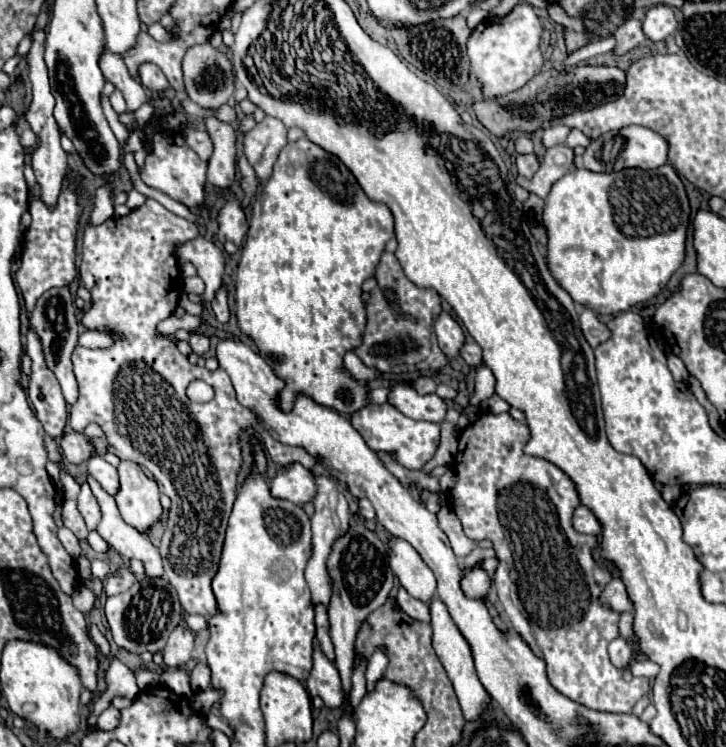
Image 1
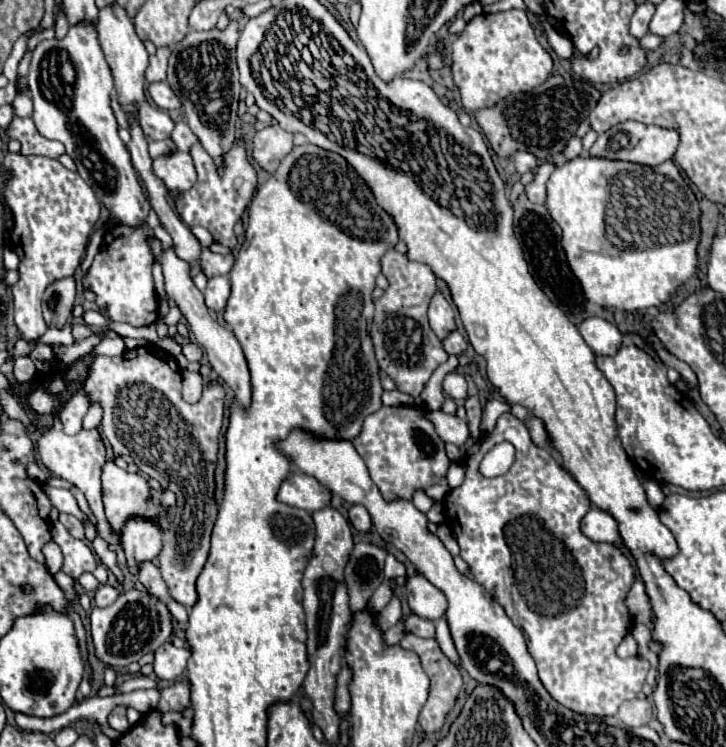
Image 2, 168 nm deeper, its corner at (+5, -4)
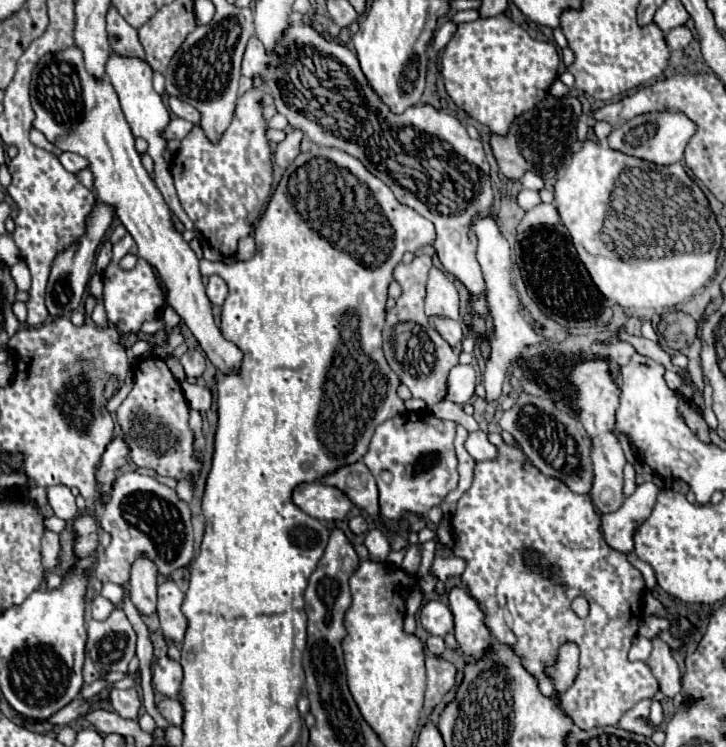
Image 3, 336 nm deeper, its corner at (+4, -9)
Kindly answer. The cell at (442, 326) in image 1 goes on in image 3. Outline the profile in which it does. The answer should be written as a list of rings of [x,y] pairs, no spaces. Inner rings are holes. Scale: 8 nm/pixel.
[[[436,267],[430,269],[428,295],[426,295],[426,315],[458,319],[458,293],[452,281]]]

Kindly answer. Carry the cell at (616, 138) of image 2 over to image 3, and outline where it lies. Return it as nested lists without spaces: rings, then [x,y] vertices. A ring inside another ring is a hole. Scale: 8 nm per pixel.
[[[648,113],[648,115],[640,115],[634,117],[630,121],[626,121],[622,127],[612,129],[612,133],[608,135],[608,147],[620,153],[626,153],[630,157],[638,157],[656,165],[672,165],[682,161],[684,157],[684,147],[690,141],[690,137],[694,135],[696,127],[694,123],[690,123],[690,119],[686,119],[686,115],[682,113]]]

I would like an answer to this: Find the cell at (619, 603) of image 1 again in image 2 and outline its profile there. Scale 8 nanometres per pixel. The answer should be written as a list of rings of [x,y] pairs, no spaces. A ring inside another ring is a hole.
[[[639,578],[627,594],[627,608],[633,614],[635,622],[641,622],[641,624],[653,622],[653,610],[649,610],[649,596],[645,594],[645,584]]]

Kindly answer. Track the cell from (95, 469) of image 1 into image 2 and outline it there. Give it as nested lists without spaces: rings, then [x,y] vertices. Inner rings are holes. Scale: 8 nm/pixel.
[[[107,462],[103,466],[103,504],[105,504],[105,518],[111,526],[111,530],[115,534],[121,534],[125,522],[129,518],[145,518],[145,520],[151,520],[155,522],[161,530],[167,530],[169,528],[169,522],[171,522],[171,516],[169,516],[169,508],[163,506],[157,498],[153,498],[151,494],[151,486],[149,486],[149,478],[141,476],[141,474],[133,474],[133,472],[127,472],[123,468],[119,468],[115,462]]]

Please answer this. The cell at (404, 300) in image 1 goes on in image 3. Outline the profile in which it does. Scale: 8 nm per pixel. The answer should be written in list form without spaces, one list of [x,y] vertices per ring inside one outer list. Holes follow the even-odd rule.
[[[416,255],[412,263],[398,263],[394,269],[394,279],[402,287],[402,295],[398,297],[396,305],[386,311],[386,325],[382,331],[384,337],[384,357],[392,371],[400,377],[400,381],[412,391],[414,397],[434,405],[444,399],[446,395],[446,377],[448,371],[458,365],[458,355],[454,349],[438,335],[438,331],[428,325],[424,313],[424,299],[426,299],[426,281],[428,271],[432,267],[430,255]]]

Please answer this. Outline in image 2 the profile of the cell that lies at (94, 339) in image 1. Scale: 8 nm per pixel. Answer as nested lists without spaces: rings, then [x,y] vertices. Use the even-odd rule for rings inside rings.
[[[121,336],[117,338],[105,338],[99,346],[93,348],[93,354],[105,354],[105,356],[119,356],[123,354],[127,348],[125,348],[125,342]]]

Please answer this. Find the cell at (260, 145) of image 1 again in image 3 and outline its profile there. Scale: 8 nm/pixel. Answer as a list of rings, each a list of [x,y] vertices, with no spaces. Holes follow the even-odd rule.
[[[294,129],[286,135],[286,139],[282,143],[276,145],[276,151],[274,151],[274,159],[276,159],[276,165],[280,169],[286,169],[290,167],[290,163],[298,157],[300,153],[300,141],[302,141],[302,131]]]

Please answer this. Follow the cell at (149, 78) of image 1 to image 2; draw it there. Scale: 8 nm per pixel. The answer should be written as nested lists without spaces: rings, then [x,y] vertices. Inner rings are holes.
[[[153,82],[153,84],[149,84],[147,92],[149,92],[151,100],[163,110],[177,110],[177,108],[181,108],[179,98],[173,94],[173,90],[169,88],[167,82]]]

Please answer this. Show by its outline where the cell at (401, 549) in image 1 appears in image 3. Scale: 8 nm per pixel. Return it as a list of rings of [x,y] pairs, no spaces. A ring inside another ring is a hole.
[[[426,601],[420,609],[420,623],[430,635],[440,635],[444,637],[446,633],[452,631],[452,611],[448,609],[446,603],[442,601]]]

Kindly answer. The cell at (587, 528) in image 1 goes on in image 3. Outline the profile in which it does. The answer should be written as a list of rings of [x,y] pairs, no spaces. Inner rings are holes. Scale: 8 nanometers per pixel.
[[[652,481],[640,483],[618,511],[604,513],[600,517],[600,533],[612,549],[622,553],[630,553],[634,549],[632,533],[650,515],[660,491],[662,489]]]

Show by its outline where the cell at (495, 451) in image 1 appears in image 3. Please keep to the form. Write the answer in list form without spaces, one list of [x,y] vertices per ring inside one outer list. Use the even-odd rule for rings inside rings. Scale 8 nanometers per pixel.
[[[502,443],[498,447],[498,455],[496,459],[490,459],[490,461],[478,461],[476,467],[474,467],[474,481],[472,481],[472,487],[460,497],[458,501],[458,507],[456,507],[456,513],[452,515],[452,521],[450,521],[450,529],[452,529],[452,535],[454,537],[454,555],[458,557],[464,557],[466,559],[466,571],[462,573],[462,583],[466,585],[466,589],[470,591],[472,597],[476,597],[480,601],[480,607],[482,611],[486,611],[486,625],[490,627],[490,631],[494,633],[494,637],[500,641],[500,643],[506,643],[514,649],[514,653],[520,657],[524,669],[538,681],[538,689],[542,691],[542,695],[550,697],[550,699],[556,699],[562,713],[568,715],[578,727],[582,729],[590,729],[590,727],[598,727],[598,725],[618,725],[620,717],[630,711],[640,699],[646,699],[646,697],[654,697],[656,689],[658,689],[658,681],[656,677],[652,675],[650,667],[644,663],[644,661],[628,661],[628,649],[632,645],[632,639],[636,637],[638,633],[638,617],[640,617],[640,611],[642,611],[642,591],[644,591],[644,577],[638,569],[634,569],[626,555],[616,551],[616,549],[610,549],[602,535],[598,533],[598,519],[600,515],[596,513],[594,505],[592,505],[592,499],[590,495],[578,495],[574,491],[570,491],[566,487],[566,483],[562,483],[560,479],[554,479],[554,477],[548,477],[544,473],[540,473],[532,461],[528,459],[528,455],[522,451],[520,445],[508,445],[508,443]],[[576,597],[586,597],[588,603],[590,603],[590,613],[586,619],[580,619],[572,609],[572,601]],[[564,643],[576,643],[578,649],[580,649],[580,667],[578,667],[578,675],[574,679],[574,683],[564,691],[564,693],[558,693],[554,689],[554,679],[548,677],[548,669],[552,665],[558,663],[558,649],[564,645]]]

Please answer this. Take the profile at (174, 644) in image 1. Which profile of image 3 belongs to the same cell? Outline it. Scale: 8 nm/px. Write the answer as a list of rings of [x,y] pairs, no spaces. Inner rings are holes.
[[[162,657],[154,665],[154,679],[156,691],[166,697],[178,697],[180,683],[182,683],[182,665],[170,657]]]

